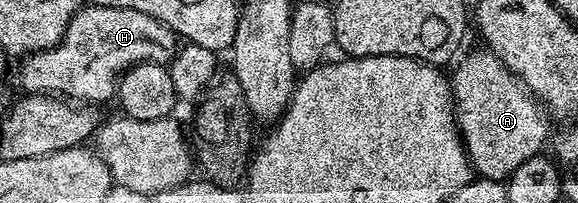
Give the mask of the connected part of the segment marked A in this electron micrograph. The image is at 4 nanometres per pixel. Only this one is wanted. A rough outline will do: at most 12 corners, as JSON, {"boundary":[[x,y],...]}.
{"boundary":[[493,53],[450,84],[480,177],[507,182],[543,150],[549,121]]}

